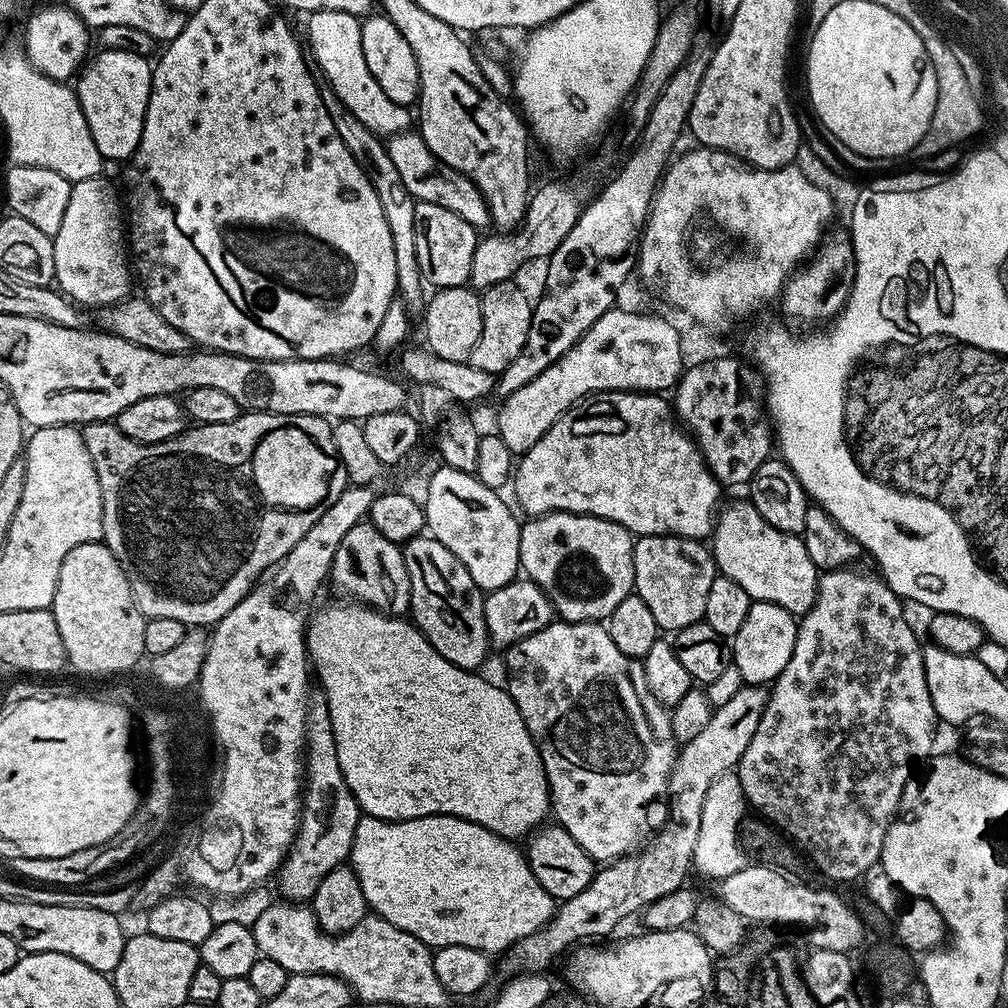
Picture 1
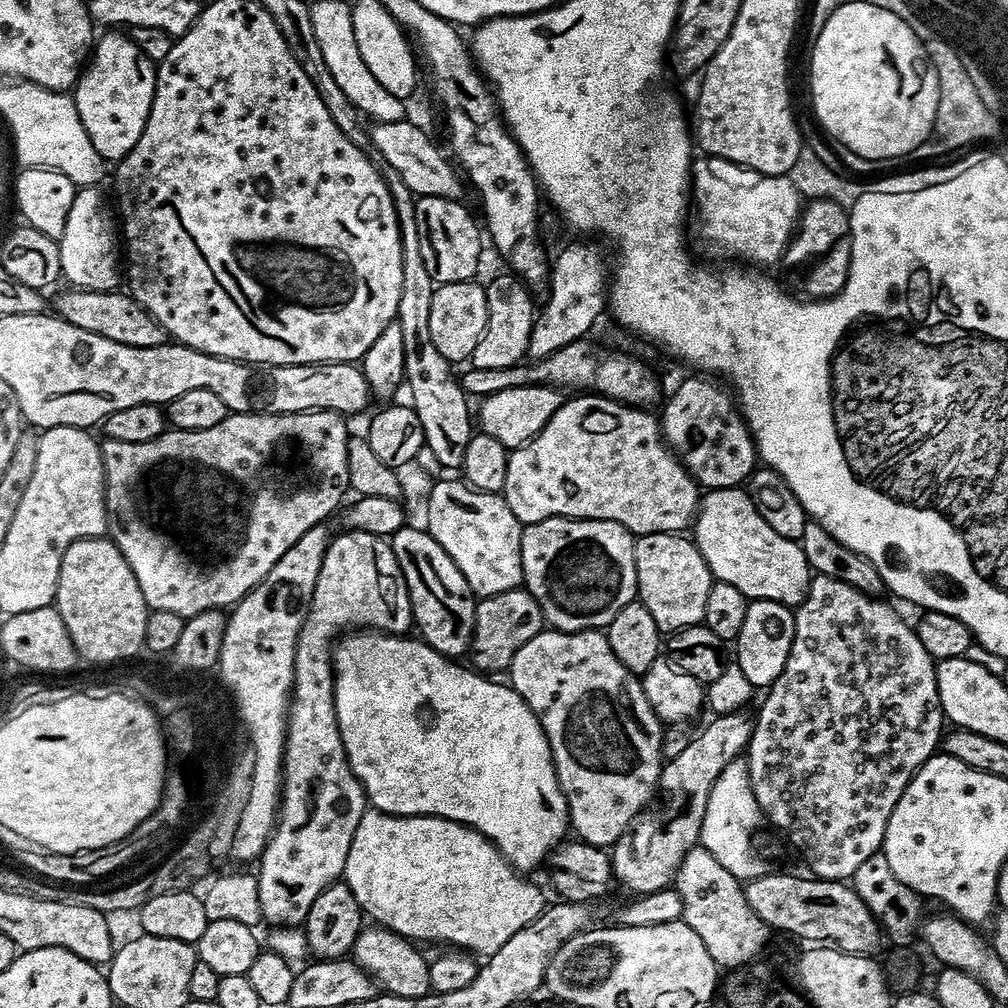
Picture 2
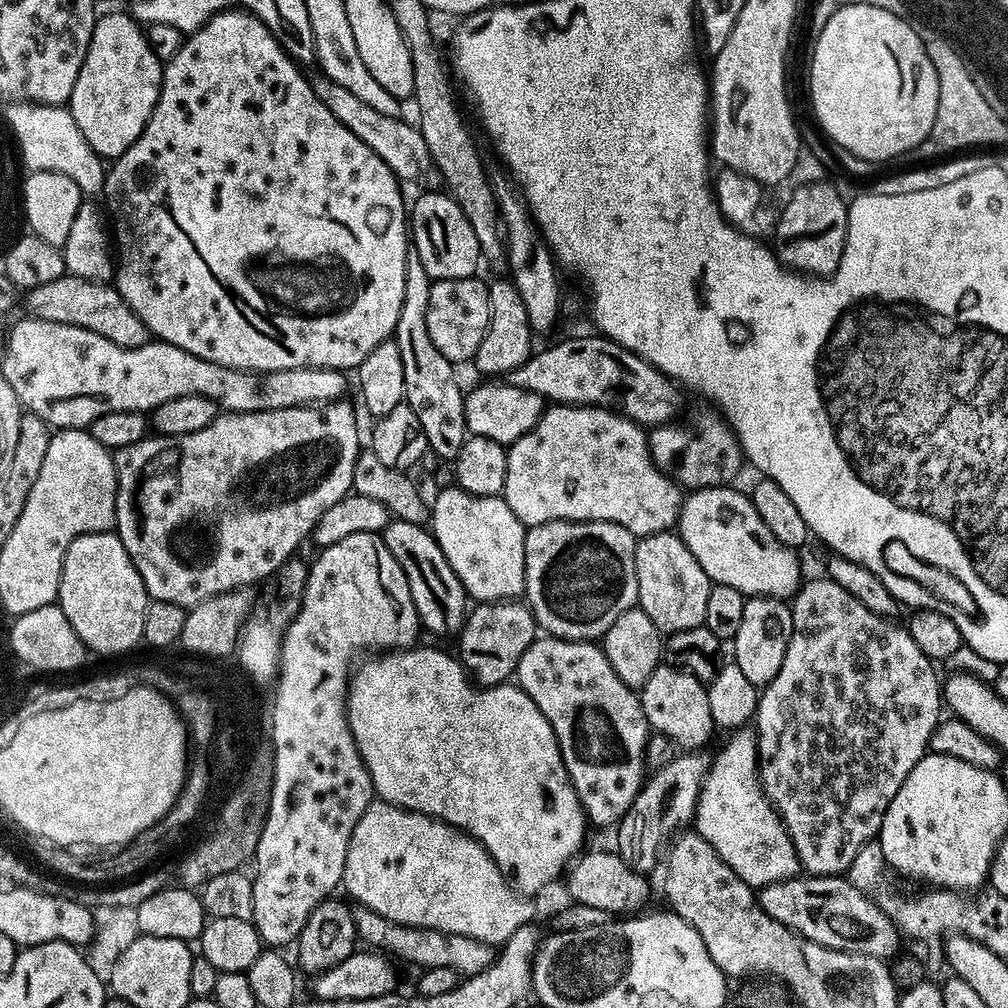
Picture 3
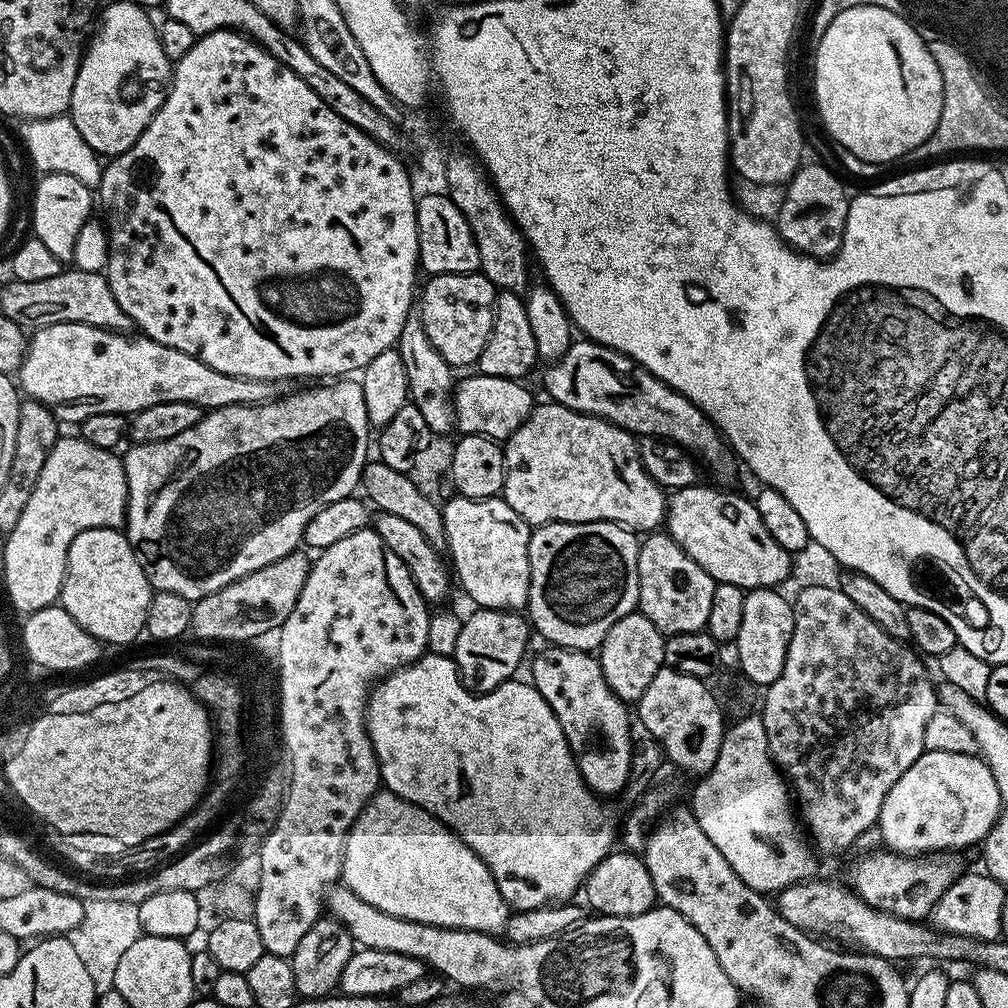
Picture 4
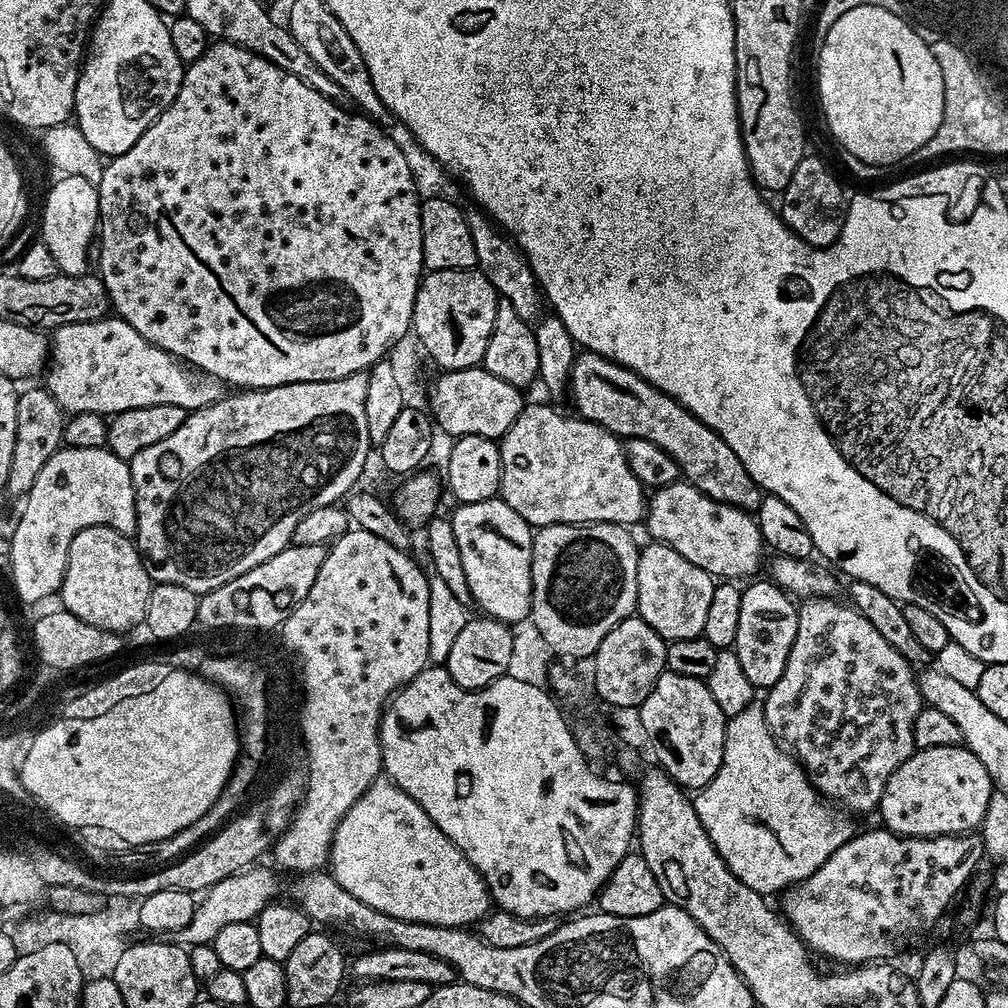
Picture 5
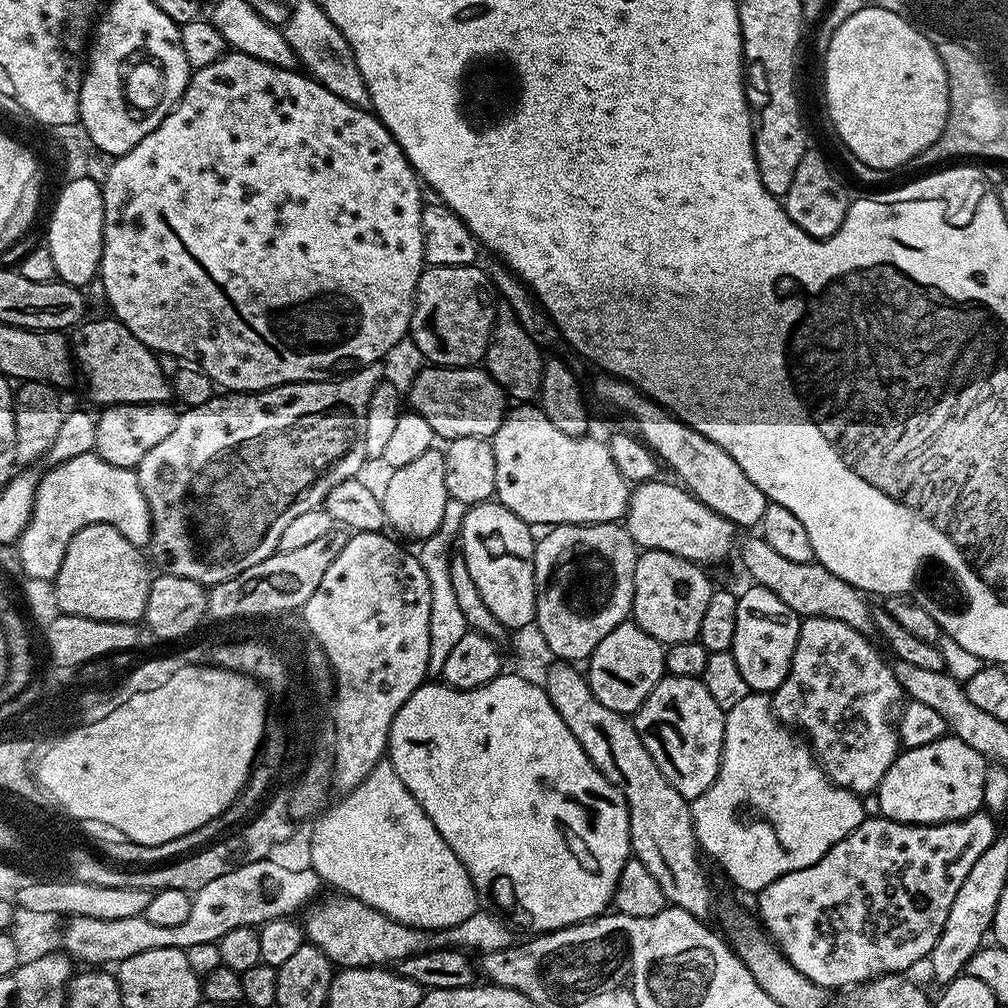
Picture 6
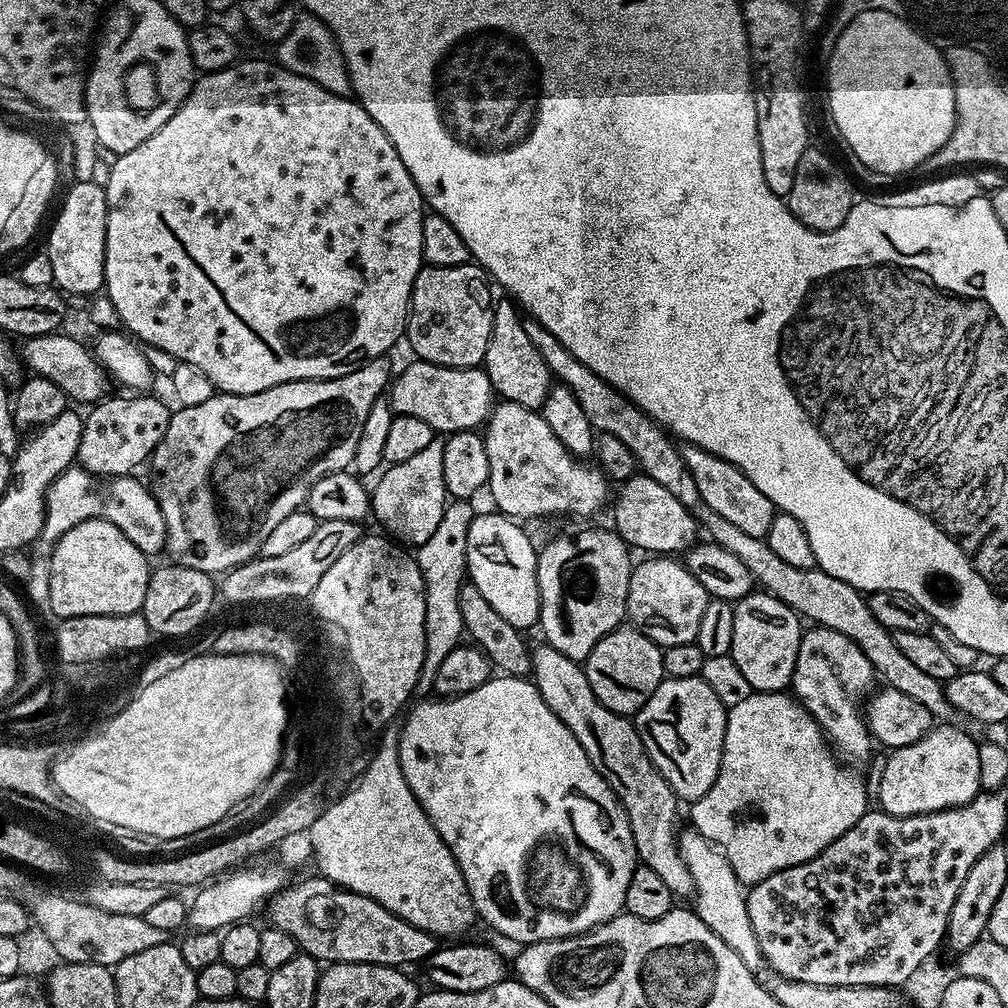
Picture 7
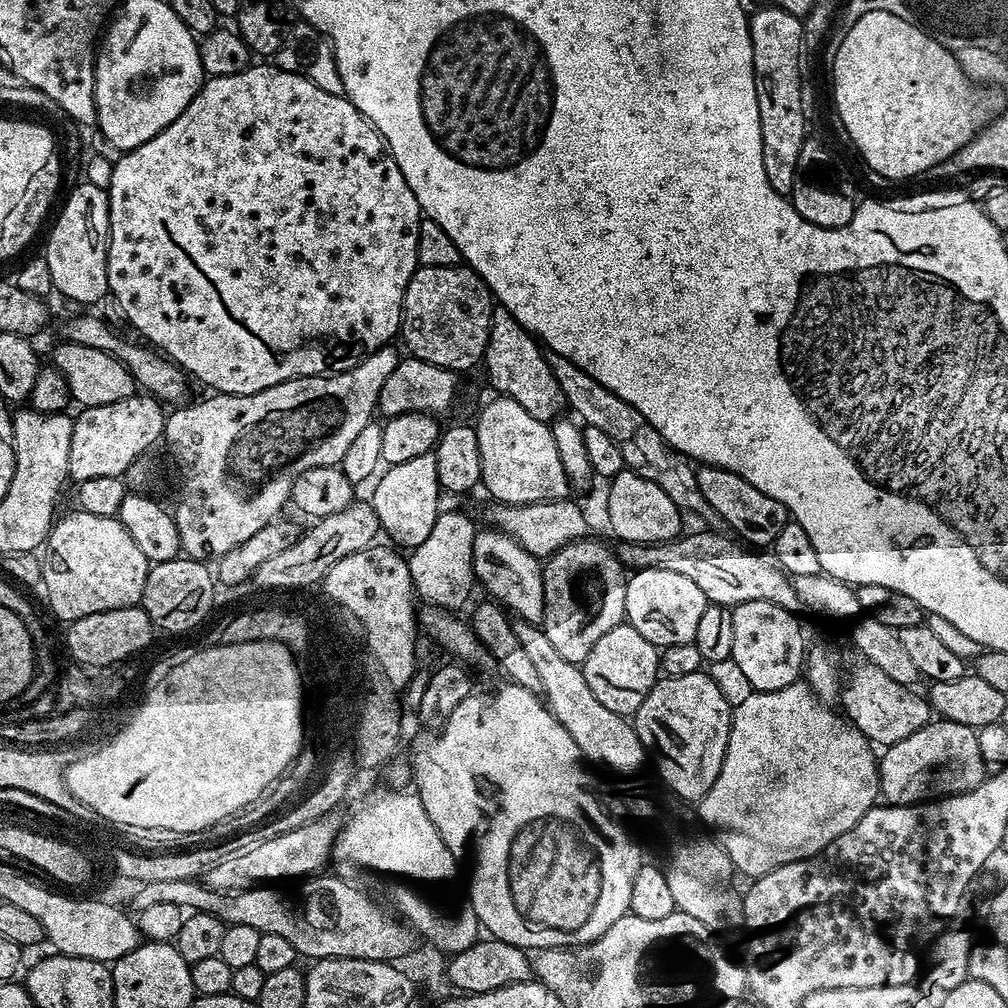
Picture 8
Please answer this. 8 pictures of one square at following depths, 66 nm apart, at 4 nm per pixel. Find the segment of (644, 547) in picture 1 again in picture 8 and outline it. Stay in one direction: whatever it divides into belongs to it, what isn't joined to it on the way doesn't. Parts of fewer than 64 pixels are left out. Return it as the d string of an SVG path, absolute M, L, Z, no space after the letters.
M638 569L628 576L626 586L626 622L646 638L646 642L655 644L662 650L666 646L678 646L678 642L693 642L698 634L698 621L702 619L702 610L708 608L709 601L685 575L674 574L662 569Z

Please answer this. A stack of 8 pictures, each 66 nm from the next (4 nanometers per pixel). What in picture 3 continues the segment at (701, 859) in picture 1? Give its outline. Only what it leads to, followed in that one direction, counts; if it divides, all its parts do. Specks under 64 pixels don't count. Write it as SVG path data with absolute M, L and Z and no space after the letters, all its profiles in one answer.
M737 727L720 753L711 759L694 809L694 828L753 890L790 880L801 871L800 859L790 834L780 821L760 785L756 733L751 727Z

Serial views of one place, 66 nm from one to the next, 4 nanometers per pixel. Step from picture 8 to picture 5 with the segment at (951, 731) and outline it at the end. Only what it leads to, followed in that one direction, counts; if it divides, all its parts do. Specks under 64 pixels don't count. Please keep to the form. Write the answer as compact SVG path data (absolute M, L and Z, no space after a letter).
M960 744L954 746L934 746L933 748L921 748L913 751L910 758L906 758L906 762L902 762L902 766L898 766L898 770L894 770L894 774L890 774L890 778L884 787L884 793L880 799L880 807L878 815L881 816L883 827L890 832L895 832L897 836L958 836L962 832L975 833L980 827L980 823L984 820L986 814L986 806L990 806L990 798L994 791L994 785L990 774L987 773L986 767L974 756L970 749Z

